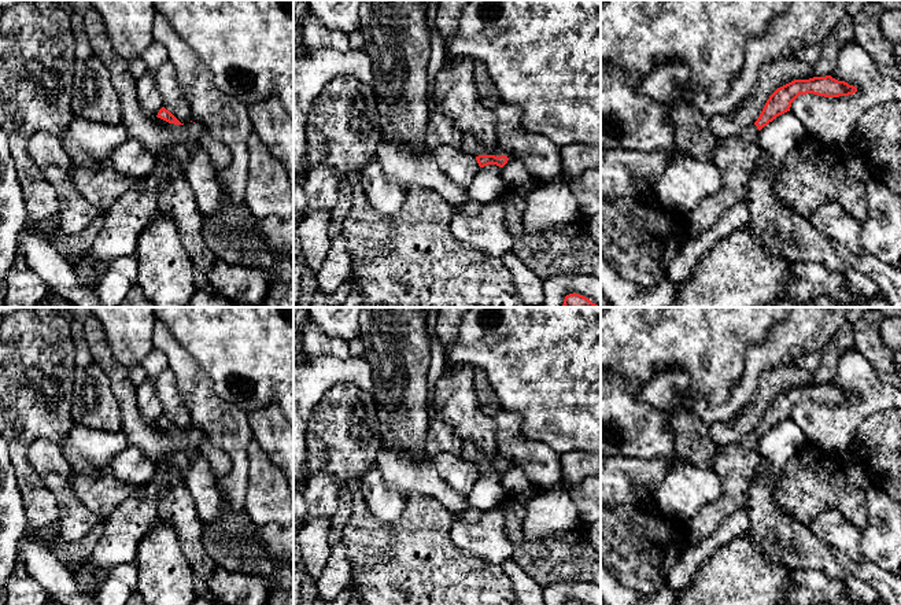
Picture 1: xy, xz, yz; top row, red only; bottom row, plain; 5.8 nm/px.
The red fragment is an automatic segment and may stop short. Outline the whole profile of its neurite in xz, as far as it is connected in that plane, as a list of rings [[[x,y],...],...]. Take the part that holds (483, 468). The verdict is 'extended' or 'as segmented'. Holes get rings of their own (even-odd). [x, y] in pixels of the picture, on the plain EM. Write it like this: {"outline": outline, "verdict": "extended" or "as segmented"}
{"outline": [[[462,443],[461,457],[464,460],[473,461],[480,475],[488,472],[503,475],[510,465],[502,460],[499,453],[492,458],[487,457],[474,443]]], "verdict": "extended"}

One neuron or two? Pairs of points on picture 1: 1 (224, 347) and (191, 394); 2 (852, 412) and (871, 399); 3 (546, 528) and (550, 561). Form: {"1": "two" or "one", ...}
{"1": "two", "2": "one", "3": "two"}

